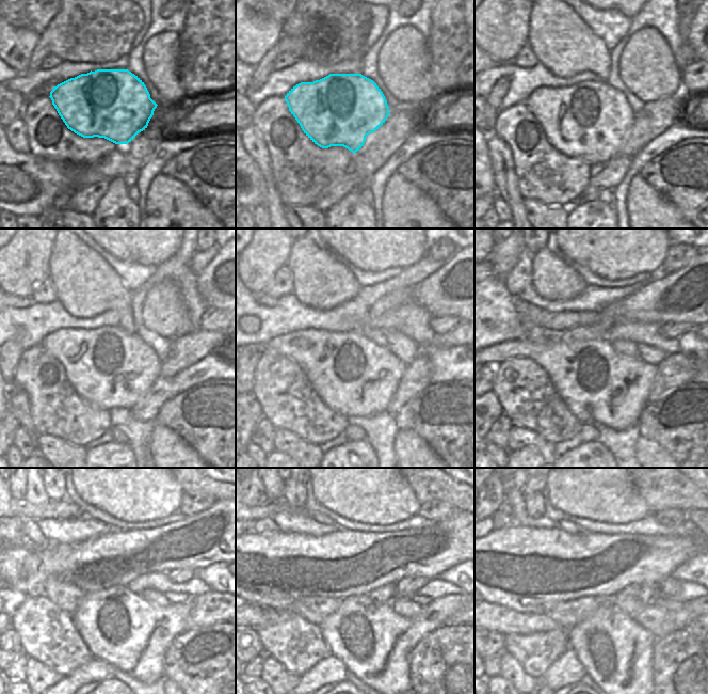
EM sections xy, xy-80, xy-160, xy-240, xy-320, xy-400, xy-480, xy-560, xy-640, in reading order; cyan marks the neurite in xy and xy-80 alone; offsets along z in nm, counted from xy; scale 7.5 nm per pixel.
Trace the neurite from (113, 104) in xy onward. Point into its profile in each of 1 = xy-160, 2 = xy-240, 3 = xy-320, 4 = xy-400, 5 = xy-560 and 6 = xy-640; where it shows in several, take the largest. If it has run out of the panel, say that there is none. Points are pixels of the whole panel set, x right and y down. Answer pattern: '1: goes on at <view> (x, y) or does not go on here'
1: goes on at xy-160 (590, 121)
2: goes on at xy-240 (108, 367)
3: goes on at xy-320 (356, 378)
4: goes on at xy-400 (596, 383)
5: goes on at xy-560 (374, 643)
6: goes on at xy-640 (616, 652)

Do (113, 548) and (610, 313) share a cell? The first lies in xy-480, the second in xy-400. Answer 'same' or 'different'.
same

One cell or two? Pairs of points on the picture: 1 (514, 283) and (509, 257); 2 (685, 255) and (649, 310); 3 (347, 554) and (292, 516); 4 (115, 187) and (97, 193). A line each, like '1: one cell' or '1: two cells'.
1: two cells
2: two cells
3: two cells
4: two cells

